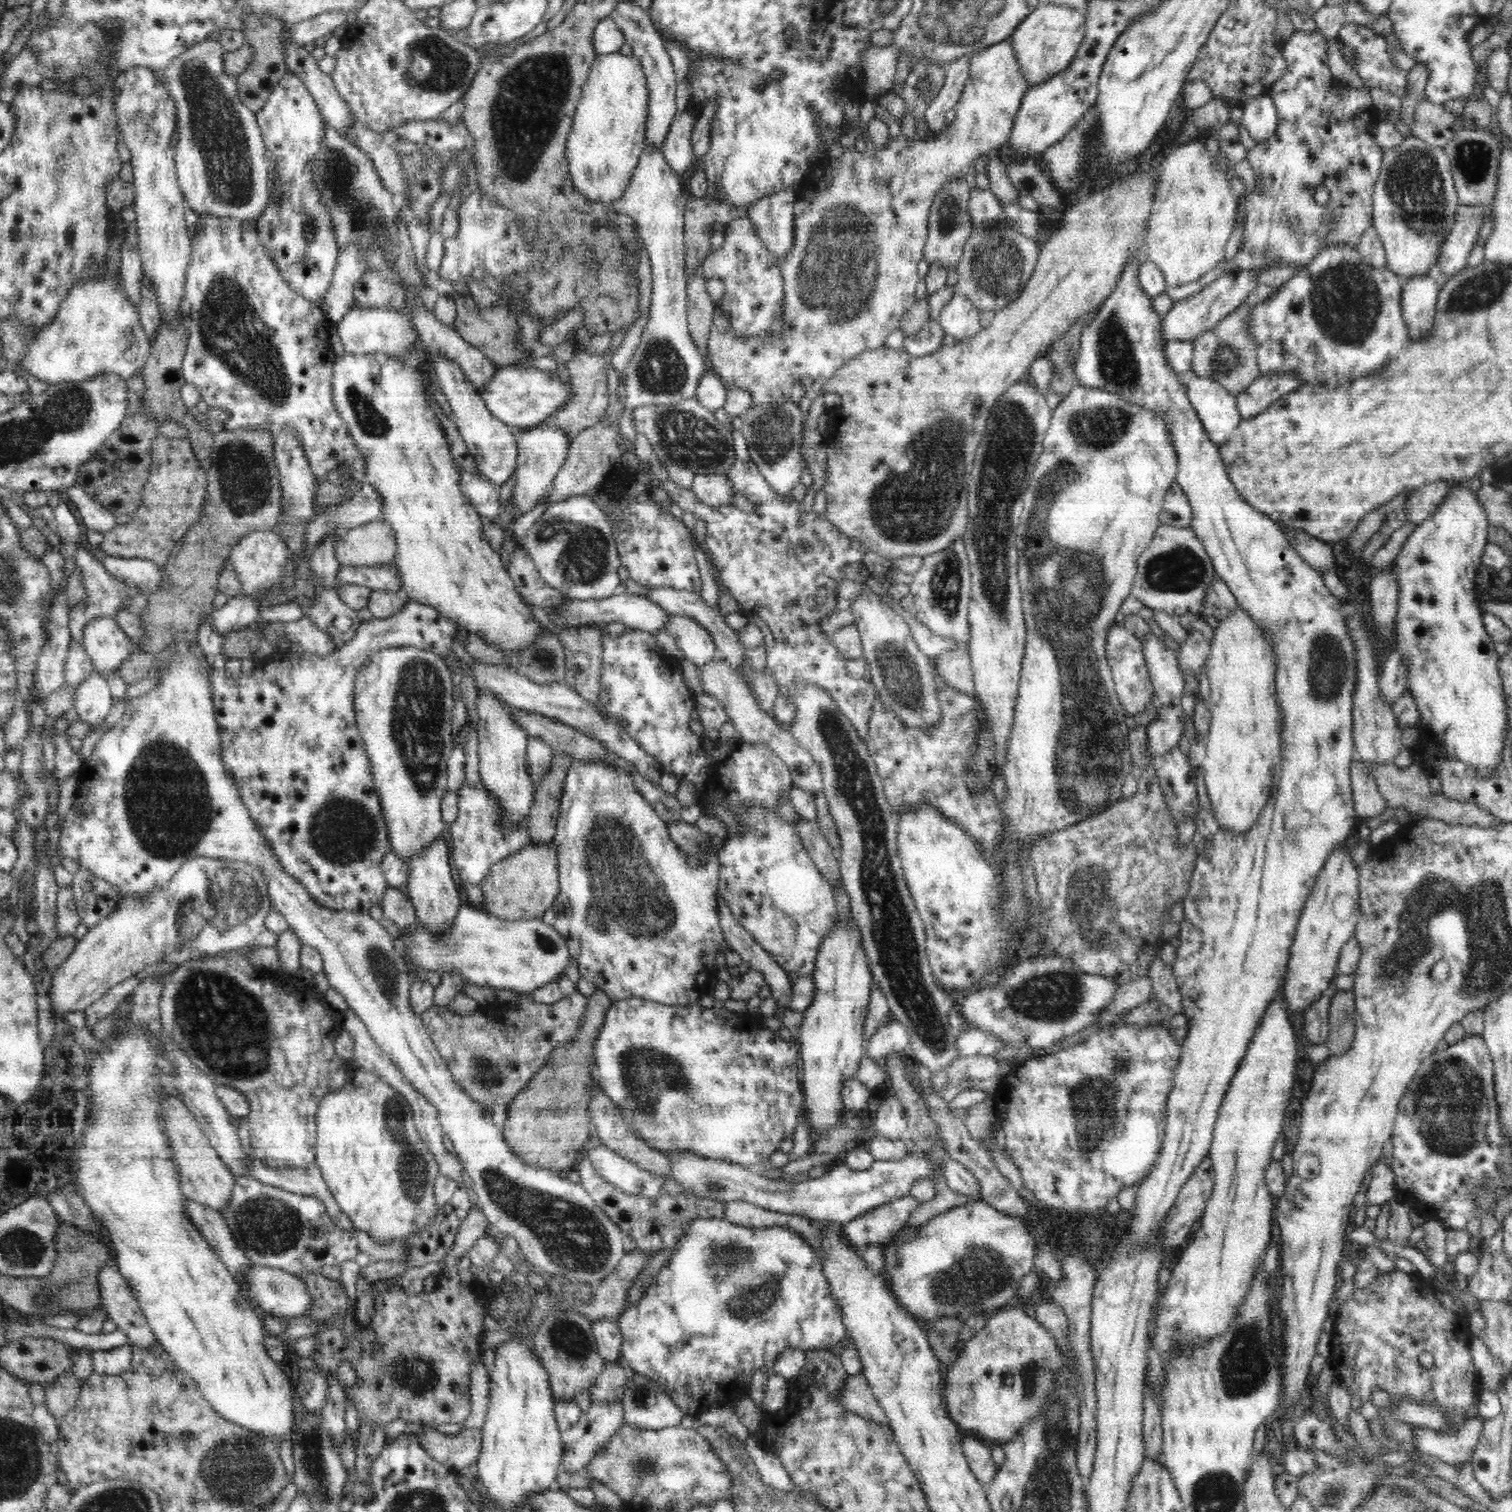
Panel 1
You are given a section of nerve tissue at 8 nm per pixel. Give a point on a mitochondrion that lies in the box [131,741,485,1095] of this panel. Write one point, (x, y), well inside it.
(227, 1027)

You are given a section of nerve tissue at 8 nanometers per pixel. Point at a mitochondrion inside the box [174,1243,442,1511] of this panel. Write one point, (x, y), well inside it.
(235, 1470)

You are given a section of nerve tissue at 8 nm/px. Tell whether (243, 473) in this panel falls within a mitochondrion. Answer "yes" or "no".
yes

